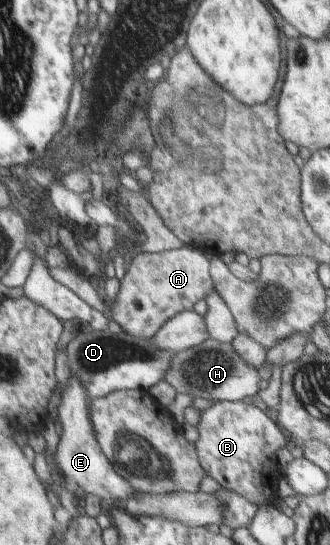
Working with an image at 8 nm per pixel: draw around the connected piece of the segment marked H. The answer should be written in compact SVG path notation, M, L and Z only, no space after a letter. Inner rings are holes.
M210 338L198 344L198 346L187 348L179 353L174 353L169 358L168 368L163 374L166 381L175 394L188 394L192 398L206 398L213 401L241 401L246 396L254 396L257 393L257 383L261 379L257 369L249 367L234 351L230 343L221 343Z

